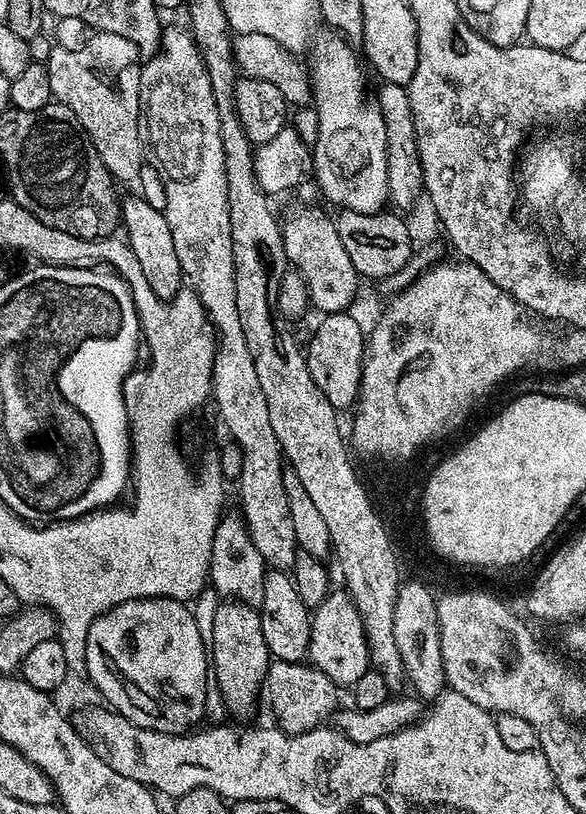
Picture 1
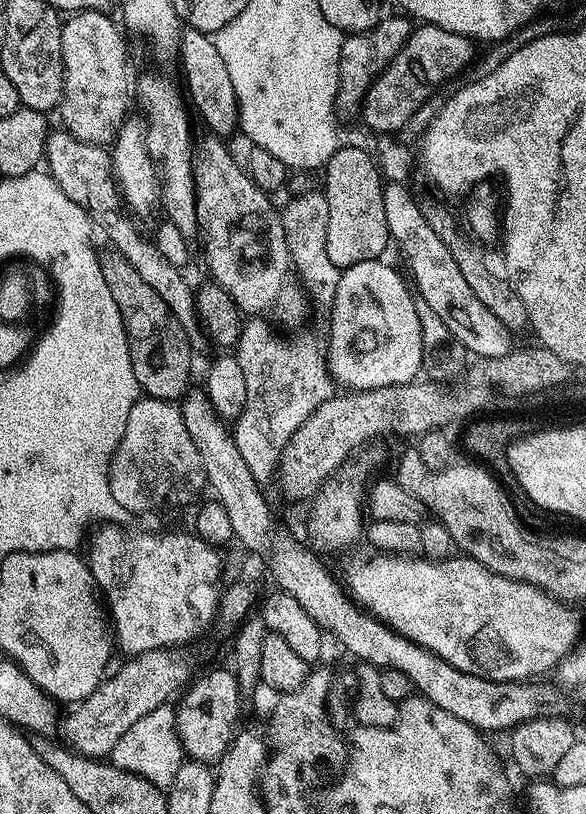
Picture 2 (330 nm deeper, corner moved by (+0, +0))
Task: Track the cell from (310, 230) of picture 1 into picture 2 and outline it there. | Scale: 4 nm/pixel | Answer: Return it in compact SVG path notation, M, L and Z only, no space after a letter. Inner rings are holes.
M185 27L180 34L178 55L180 68L184 71L183 87L191 107L195 111L197 108L213 135L229 138L239 127L240 111L234 94L234 82L230 82L230 73L226 70L226 62L222 62L222 57L218 54L215 39L202 30Z

